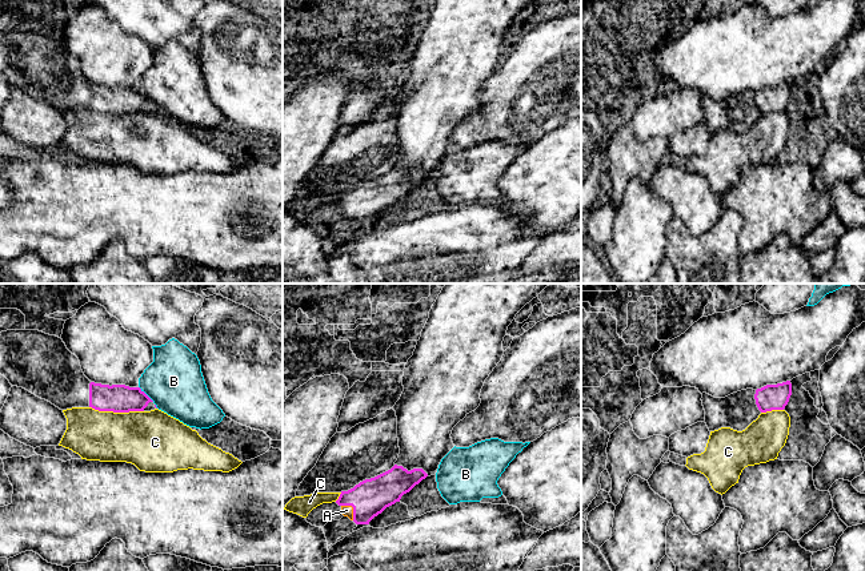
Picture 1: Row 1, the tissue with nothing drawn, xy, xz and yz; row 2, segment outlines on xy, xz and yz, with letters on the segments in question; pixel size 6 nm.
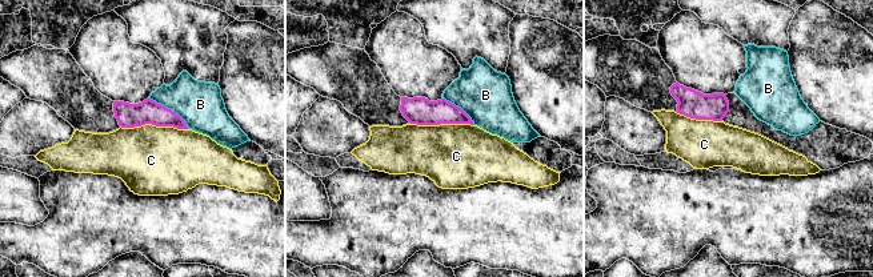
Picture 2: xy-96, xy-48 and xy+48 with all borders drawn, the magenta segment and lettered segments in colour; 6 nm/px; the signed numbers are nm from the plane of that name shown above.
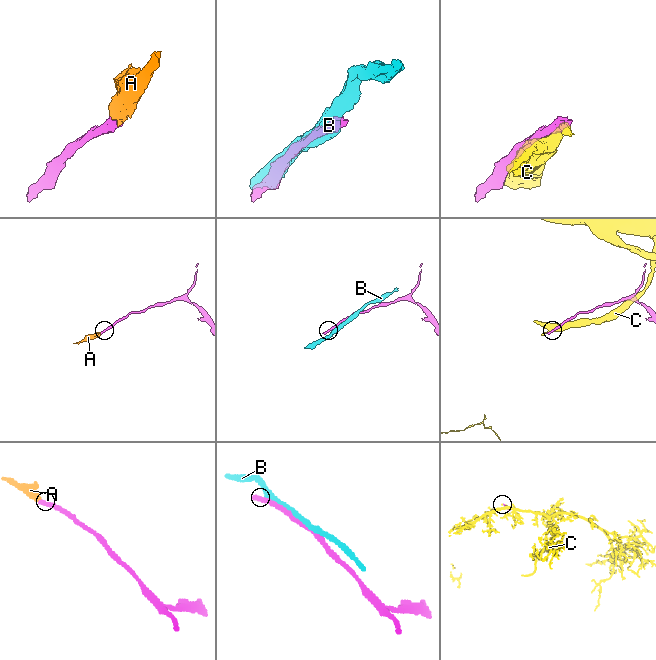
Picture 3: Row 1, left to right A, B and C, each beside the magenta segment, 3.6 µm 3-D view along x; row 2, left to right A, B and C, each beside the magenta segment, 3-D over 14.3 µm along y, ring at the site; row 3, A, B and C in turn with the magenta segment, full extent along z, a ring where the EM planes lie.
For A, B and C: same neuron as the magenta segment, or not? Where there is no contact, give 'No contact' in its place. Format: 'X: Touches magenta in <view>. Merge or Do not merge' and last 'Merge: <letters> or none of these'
A: Touches magenta in xz. Merge
B: Touches magenta in xy. Do not merge
C: Touches magenta in xy. Do not merge
Merge: A

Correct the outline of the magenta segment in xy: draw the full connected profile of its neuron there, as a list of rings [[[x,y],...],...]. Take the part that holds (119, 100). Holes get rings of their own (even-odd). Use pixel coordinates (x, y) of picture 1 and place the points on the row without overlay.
[[[89,85],[89,109],[99,113],[144,113],[153,104],[140,89]]]

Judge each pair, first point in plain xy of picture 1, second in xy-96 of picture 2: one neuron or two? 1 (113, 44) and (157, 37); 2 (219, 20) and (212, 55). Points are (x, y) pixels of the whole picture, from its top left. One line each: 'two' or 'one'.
1: two
2: two

